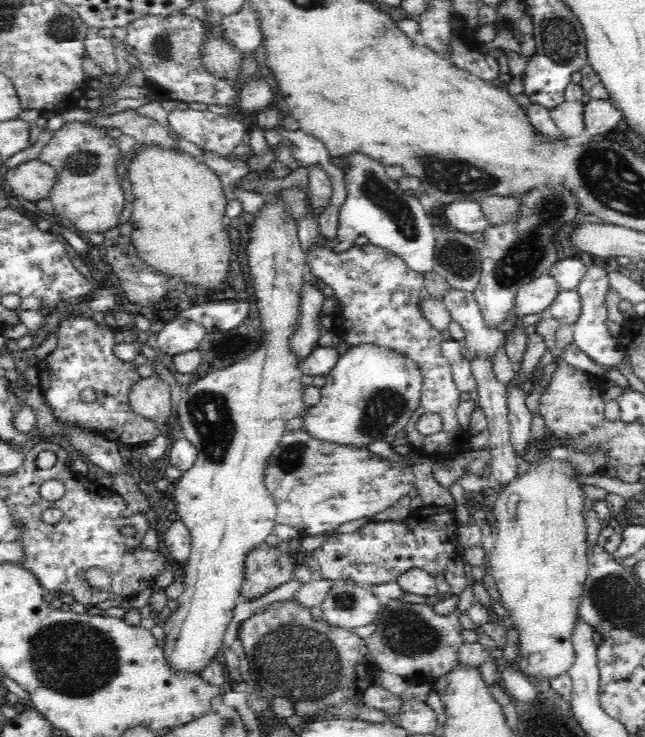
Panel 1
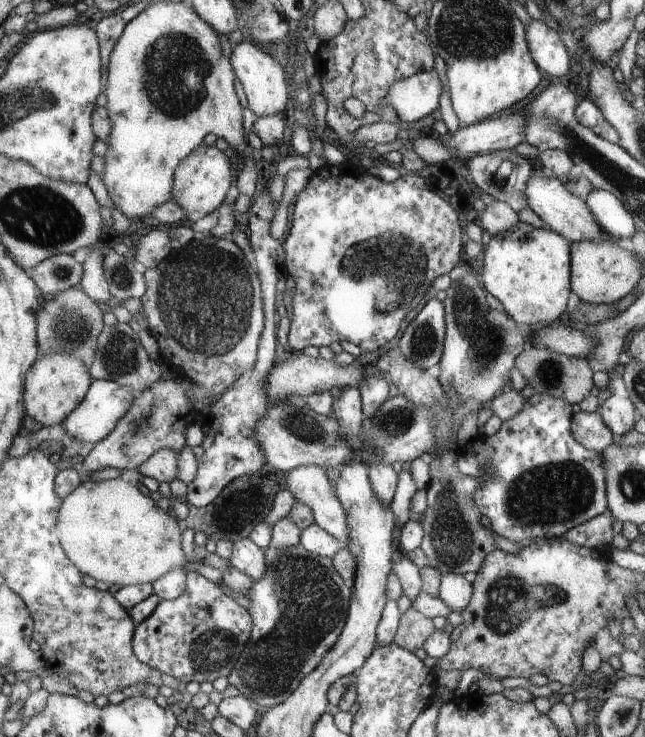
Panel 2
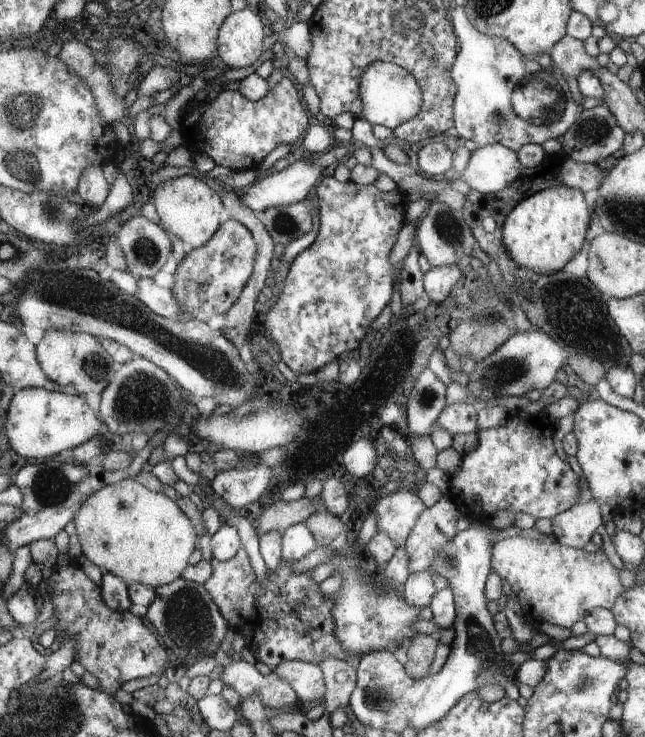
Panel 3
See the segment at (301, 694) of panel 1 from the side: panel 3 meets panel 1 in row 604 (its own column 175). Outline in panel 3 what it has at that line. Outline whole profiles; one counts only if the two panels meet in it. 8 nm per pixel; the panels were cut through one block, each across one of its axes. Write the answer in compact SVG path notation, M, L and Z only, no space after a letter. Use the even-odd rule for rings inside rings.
M227 218L206 244L192 249L177 266L171 289L181 312L188 312L202 322L215 314L226 314L254 276L256 245L253 233L245 224Z

